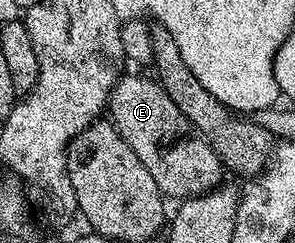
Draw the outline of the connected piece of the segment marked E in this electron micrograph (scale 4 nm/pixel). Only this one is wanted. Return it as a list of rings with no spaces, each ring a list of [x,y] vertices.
[[[131,73],[121,75],[112,90],[110,115],[111,111],[116,132],[138,153],[138,161],[146,165],[161,195],[185,199],[211,191],[221,182],[222,164],[214,149],[196,132],[186,113],[170,101],[170,93],[155,78]]]

